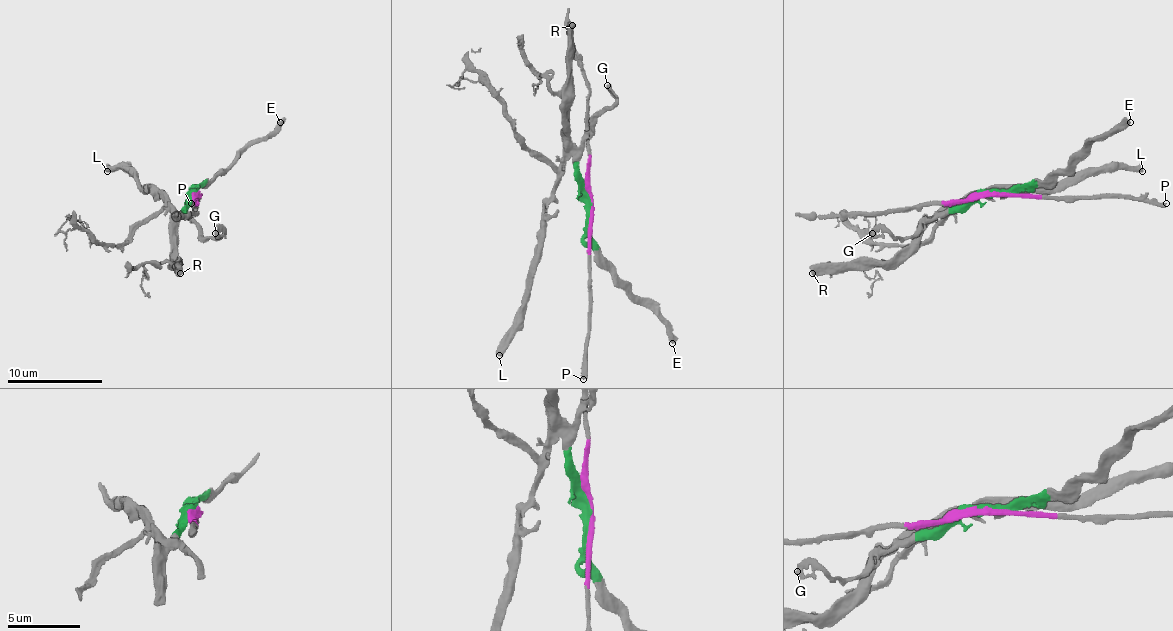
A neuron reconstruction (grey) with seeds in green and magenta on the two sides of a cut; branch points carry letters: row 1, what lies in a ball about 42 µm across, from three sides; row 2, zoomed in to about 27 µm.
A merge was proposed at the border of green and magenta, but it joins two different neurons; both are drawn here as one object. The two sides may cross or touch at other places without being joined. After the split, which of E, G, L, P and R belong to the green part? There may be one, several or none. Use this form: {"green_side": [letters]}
{"green_side": ["E", "G", "L", "R"]}

